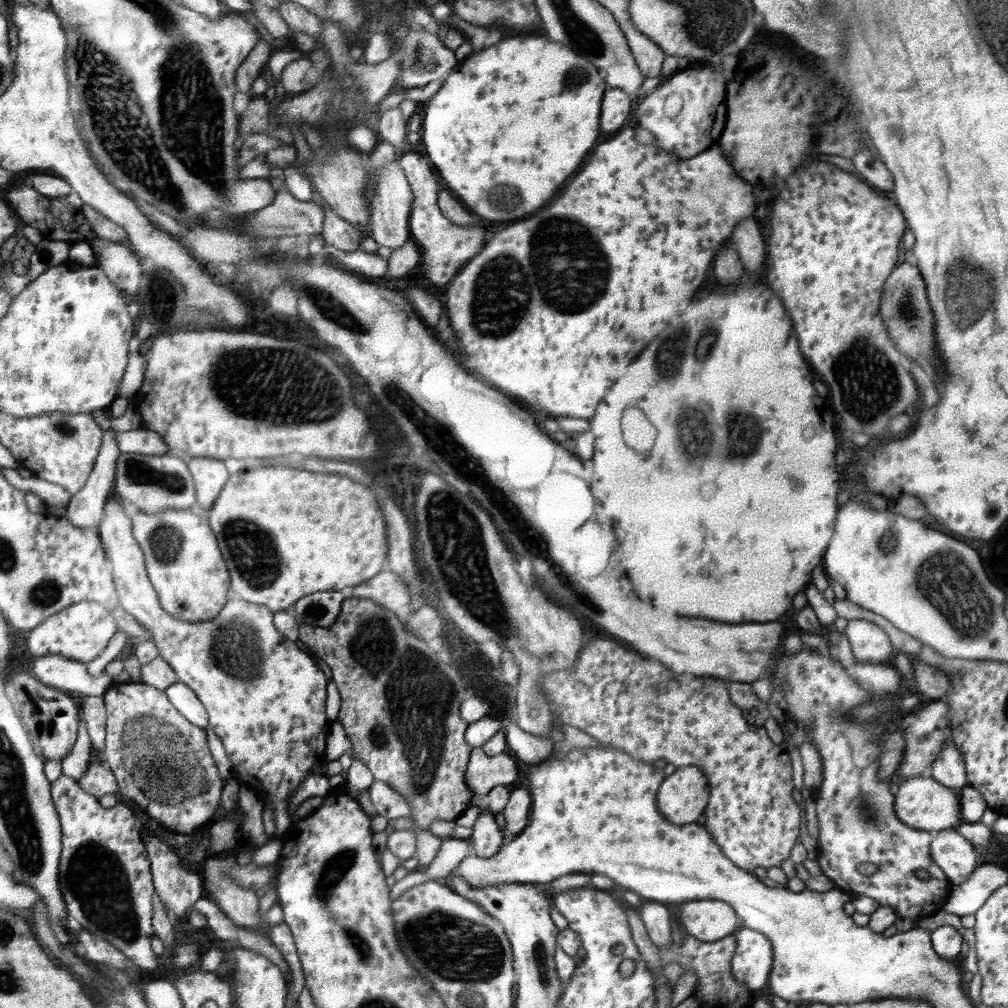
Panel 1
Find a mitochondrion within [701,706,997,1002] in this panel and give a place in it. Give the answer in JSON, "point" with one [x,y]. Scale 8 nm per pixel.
{"point":[867,811]}

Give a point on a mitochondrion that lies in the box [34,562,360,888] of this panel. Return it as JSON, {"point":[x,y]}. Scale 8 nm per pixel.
{"point":[156,755]}

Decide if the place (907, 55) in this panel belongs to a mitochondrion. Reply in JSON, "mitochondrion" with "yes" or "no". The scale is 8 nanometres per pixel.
{"mitochondrion":"no"}

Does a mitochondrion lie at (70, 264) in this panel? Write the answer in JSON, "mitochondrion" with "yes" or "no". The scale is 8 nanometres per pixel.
{"mitochondrion":"no"}

